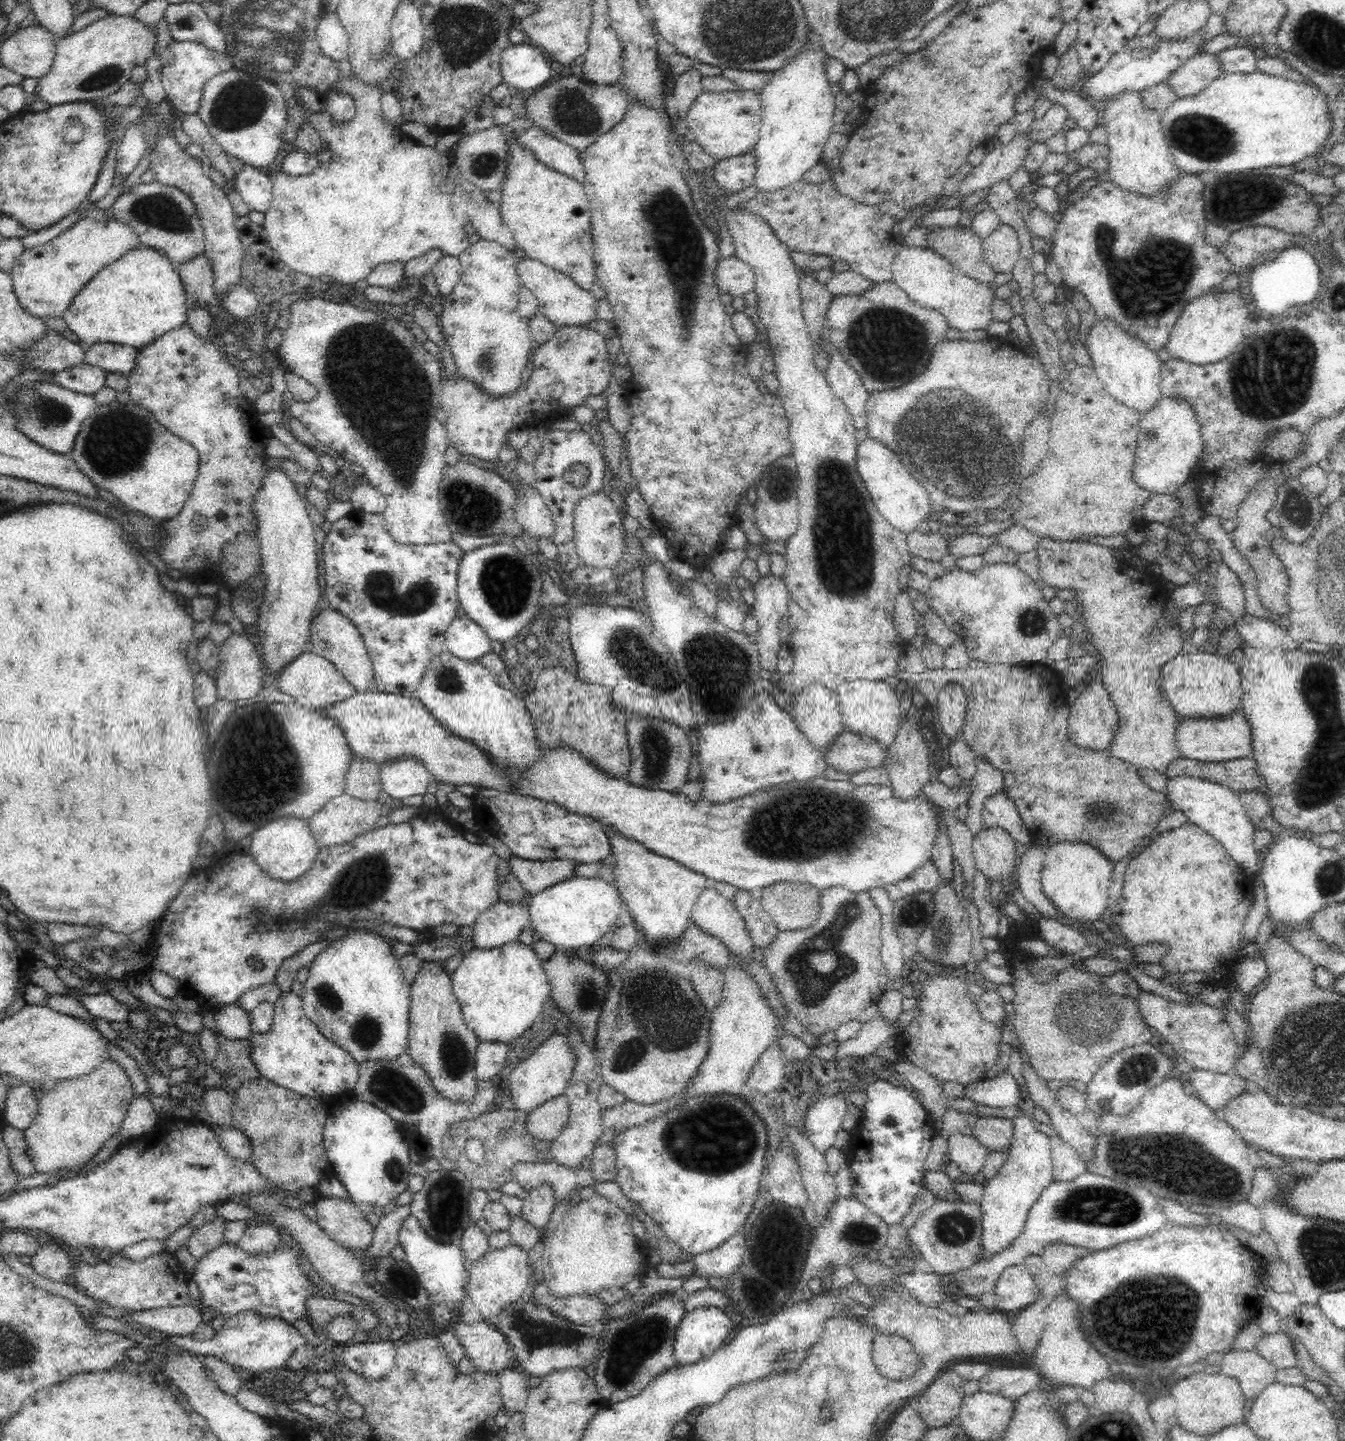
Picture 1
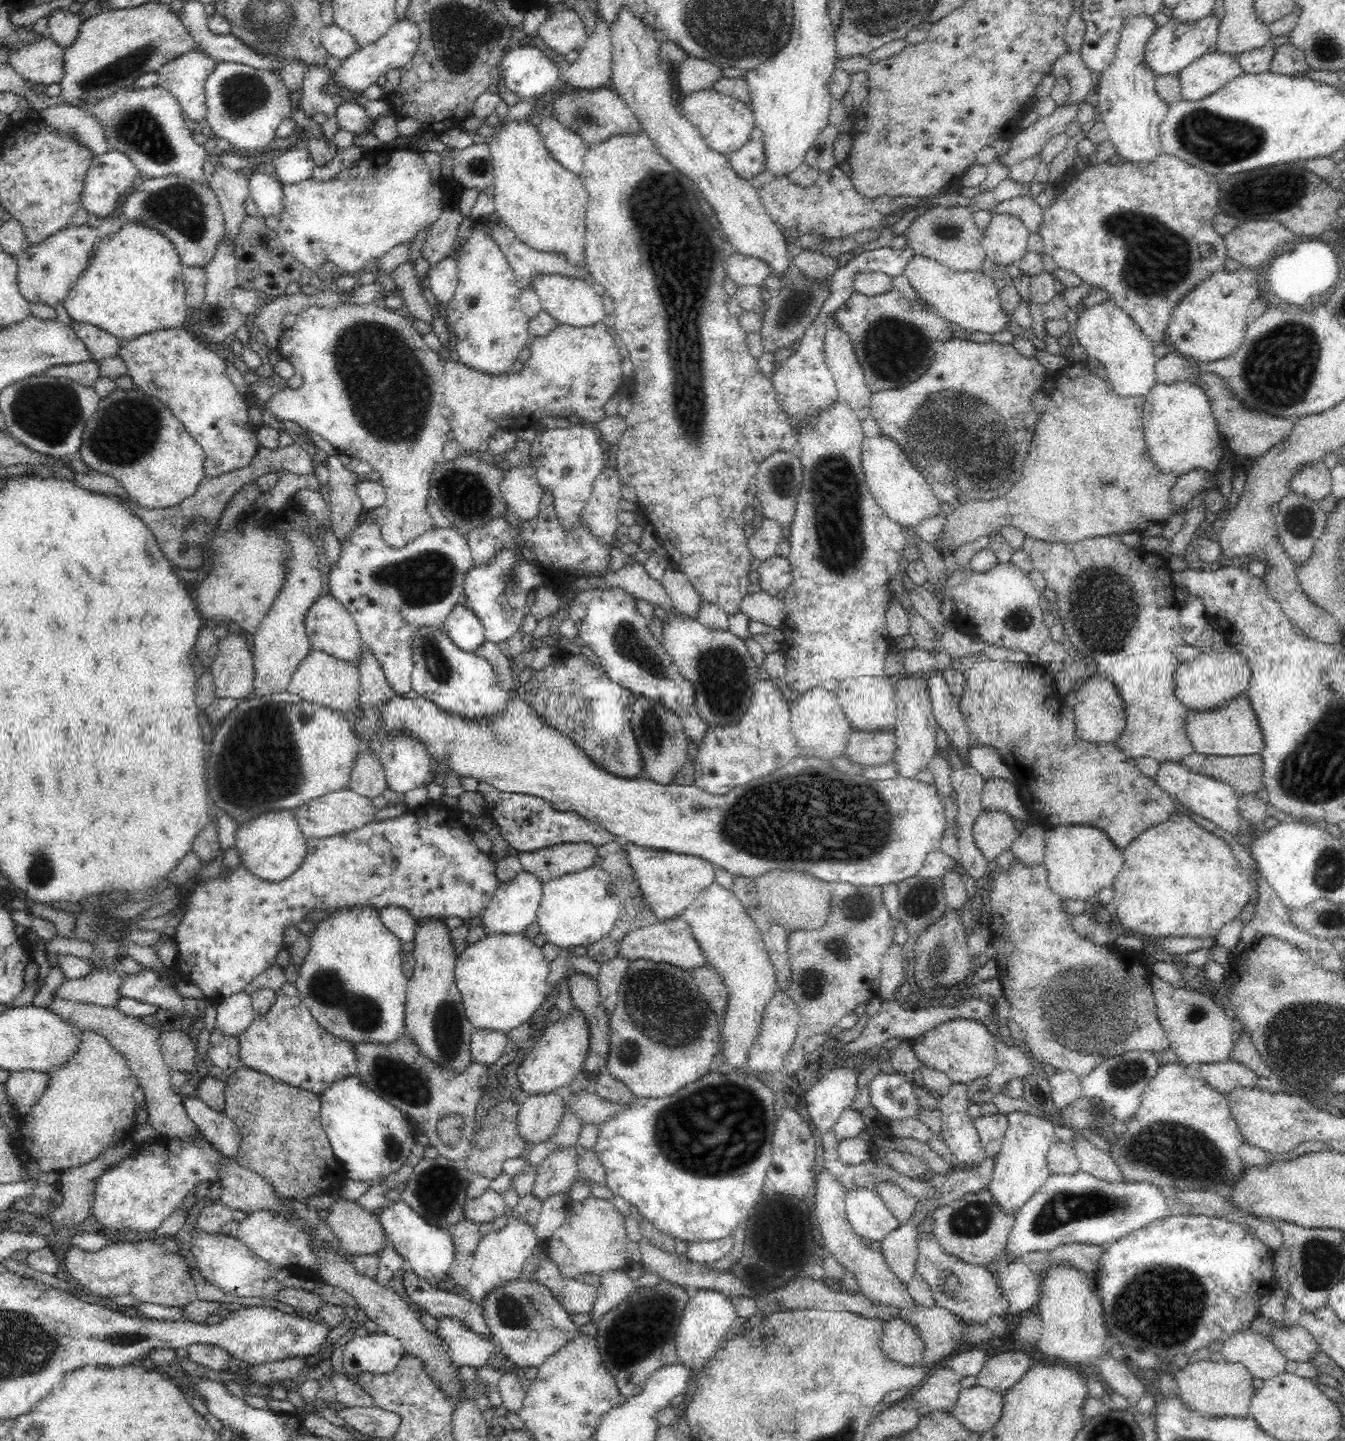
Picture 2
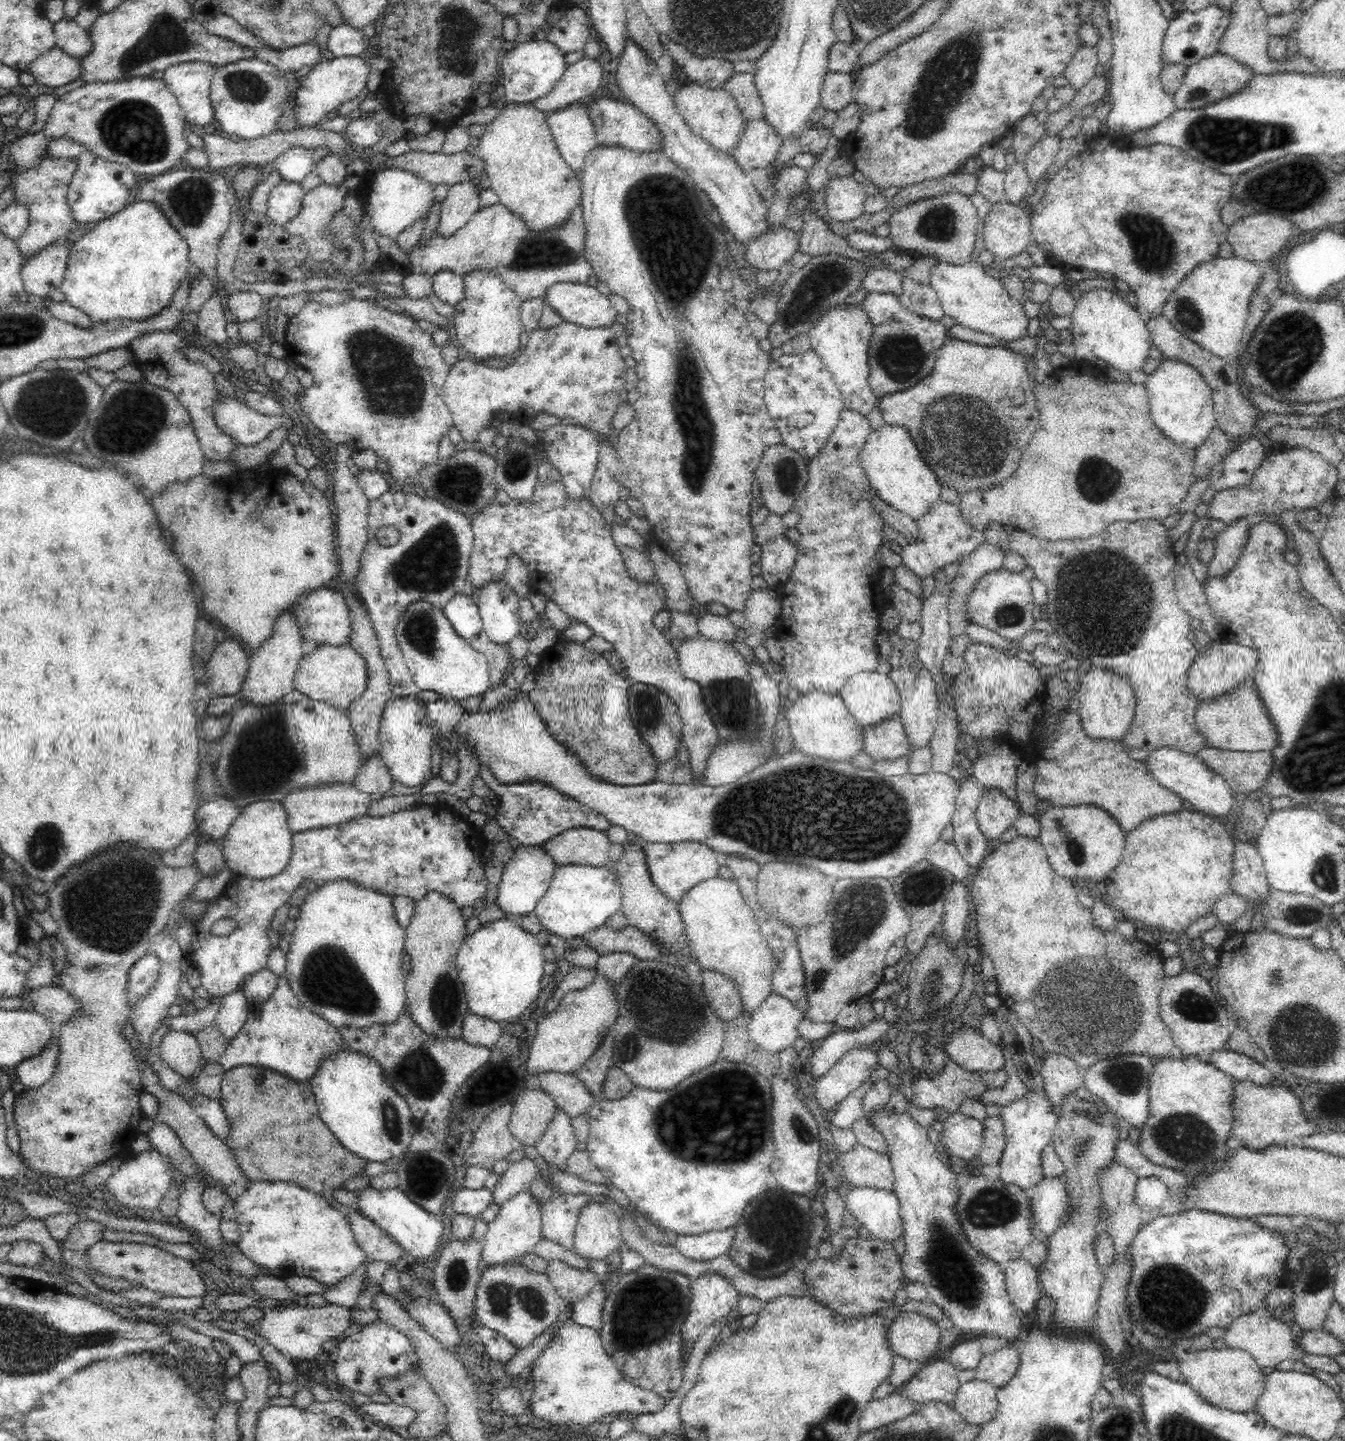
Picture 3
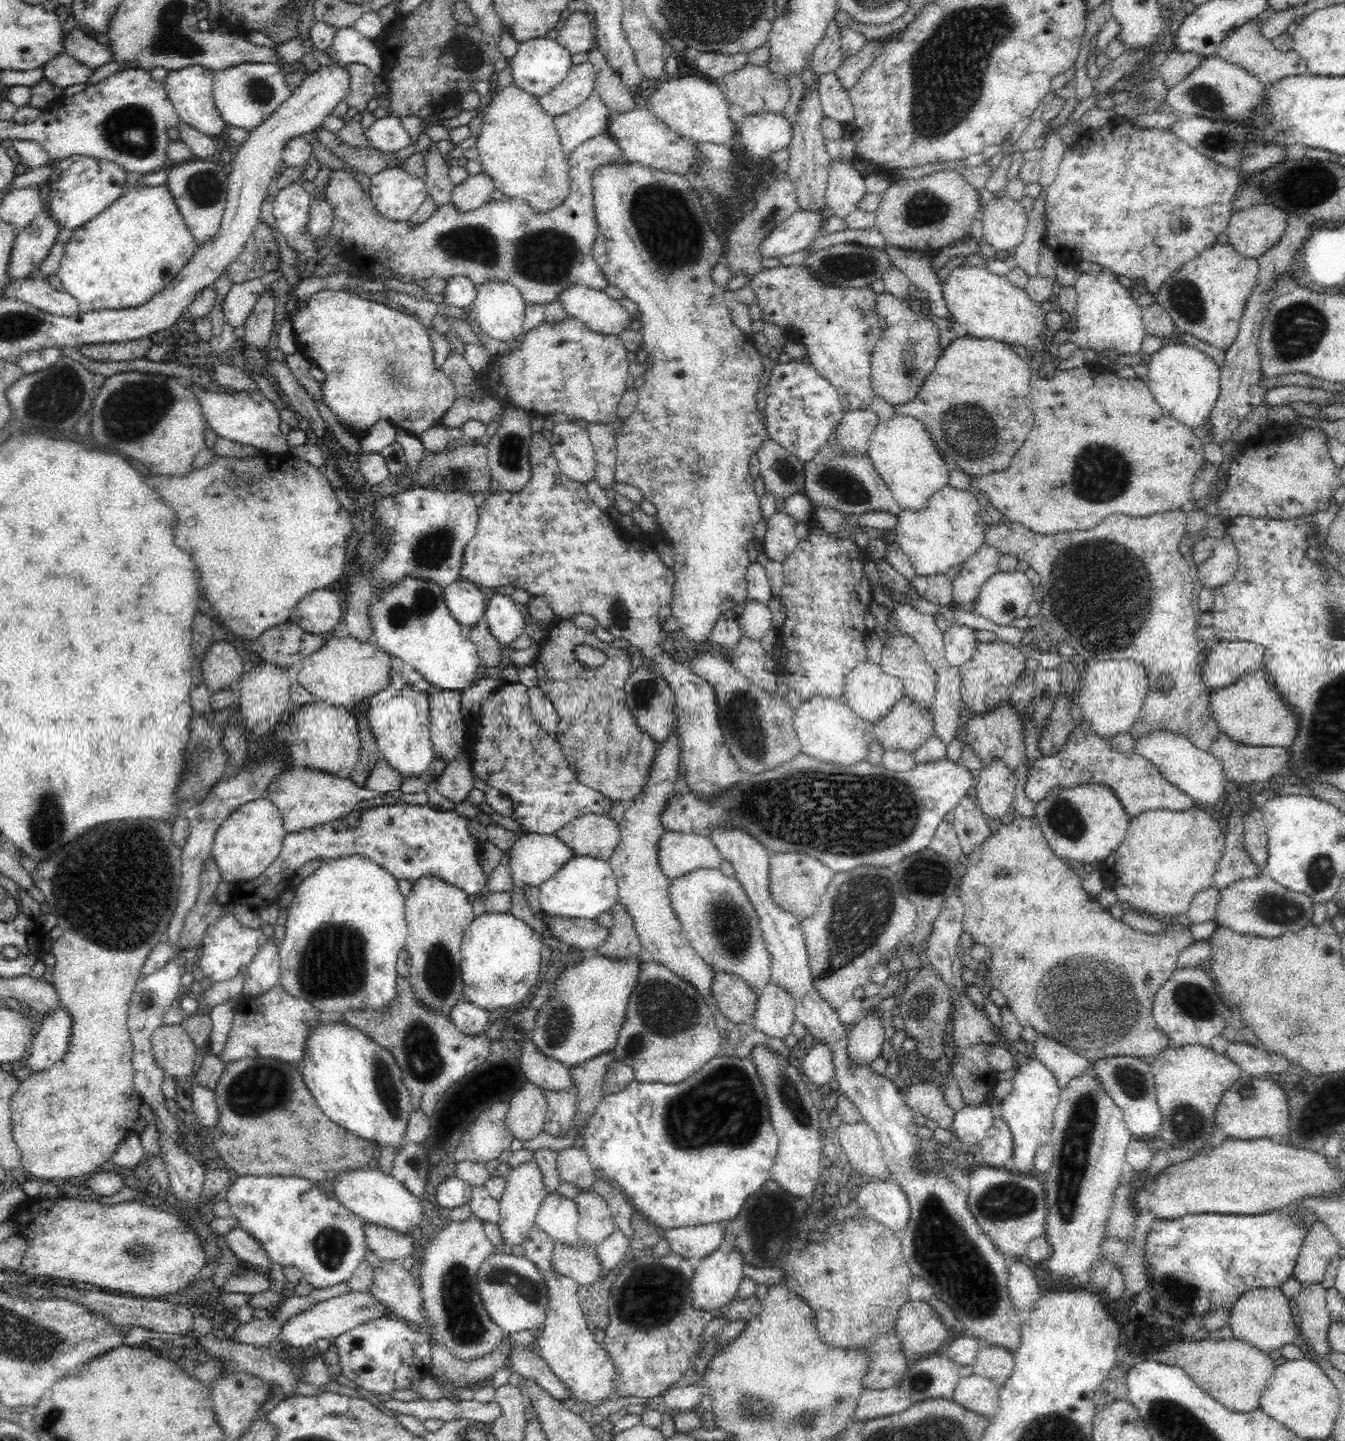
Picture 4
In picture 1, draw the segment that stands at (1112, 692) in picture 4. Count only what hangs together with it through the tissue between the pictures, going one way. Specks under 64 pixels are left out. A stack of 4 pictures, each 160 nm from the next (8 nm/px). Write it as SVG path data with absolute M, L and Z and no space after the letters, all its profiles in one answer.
M1099 680L1088 684L1088 687L1082 690L1080 696L1074 700L1070 707L1067 735L1075 746L1086 750L1104 751L1109 748L1112 738L1118 730L1118 715L1114 702L1108 697L1108 692Z

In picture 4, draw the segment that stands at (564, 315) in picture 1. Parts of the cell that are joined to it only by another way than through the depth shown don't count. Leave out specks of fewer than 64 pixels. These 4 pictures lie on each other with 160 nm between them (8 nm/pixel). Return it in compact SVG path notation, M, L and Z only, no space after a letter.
M586 285L564 288L558 294L558 300L568 317L577 318L598 334L617 335L628 328L633 319L619 300Z

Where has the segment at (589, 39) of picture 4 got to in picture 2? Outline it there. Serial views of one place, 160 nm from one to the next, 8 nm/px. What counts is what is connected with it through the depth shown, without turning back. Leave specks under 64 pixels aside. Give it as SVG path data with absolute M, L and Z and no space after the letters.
M568 8L548 15L537 32L548 48L564 57L572 50L580 52L588 38L584 22Z

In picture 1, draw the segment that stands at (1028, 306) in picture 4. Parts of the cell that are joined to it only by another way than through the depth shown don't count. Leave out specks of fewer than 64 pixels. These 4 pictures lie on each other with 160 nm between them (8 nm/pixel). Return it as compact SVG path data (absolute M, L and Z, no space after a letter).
M900 247L892 260L893 283L925 309L937 310L952 328L962 333L967 330L984 330L992 321L994 303L990 286L978 283L960 273L948 259L930 248Z

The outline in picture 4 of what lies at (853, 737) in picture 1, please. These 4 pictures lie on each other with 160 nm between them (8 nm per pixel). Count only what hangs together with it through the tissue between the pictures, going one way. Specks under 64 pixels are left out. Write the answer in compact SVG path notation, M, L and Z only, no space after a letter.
M903 696L890 712L874 723L874 739L884 751L915 752L934 732L932 713Z

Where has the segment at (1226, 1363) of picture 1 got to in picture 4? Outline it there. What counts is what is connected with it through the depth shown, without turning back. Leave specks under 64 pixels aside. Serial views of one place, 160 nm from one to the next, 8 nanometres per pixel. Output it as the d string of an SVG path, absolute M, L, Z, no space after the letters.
M1279 1287L1259 1288L1241 1294L1231 1308L1229 1327L1234 1339L1250 1343L1266 1355L1288 1344L1294 1344L1298 1332L1293 1301L1284 1297Z

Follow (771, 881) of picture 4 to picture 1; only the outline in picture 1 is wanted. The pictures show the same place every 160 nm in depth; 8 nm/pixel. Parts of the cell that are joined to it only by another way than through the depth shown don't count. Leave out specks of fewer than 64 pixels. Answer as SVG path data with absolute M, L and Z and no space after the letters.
M774 883L758 894L778 932L800 930L816 920L821 892L808 883Z

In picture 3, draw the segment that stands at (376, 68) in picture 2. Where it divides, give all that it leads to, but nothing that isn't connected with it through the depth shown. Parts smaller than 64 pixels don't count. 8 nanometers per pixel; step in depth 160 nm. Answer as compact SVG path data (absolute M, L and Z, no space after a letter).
M364 54L348 57L334 57L331 60L323 60L308 72L307 78L302 79L298 89L297 99L295 100L296 118L301 128L314 127L320 120L325 119L325 114L331 110L337 110L338 106L347 100L356 98L364 89L368 82L371 65L368 57Z

